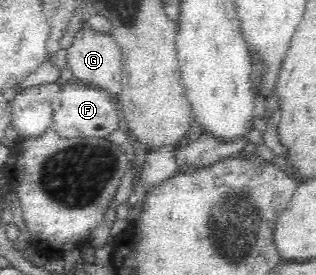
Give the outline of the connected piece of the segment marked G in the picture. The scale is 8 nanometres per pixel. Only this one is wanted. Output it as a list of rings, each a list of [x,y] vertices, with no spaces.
[[[84,22],[66,50],[67,67],[73,73],[72,78],[103,89],[110,94],[114,102],[119,103],[122,79],[121,49],[111,34],[95,31],[89,23]]]

